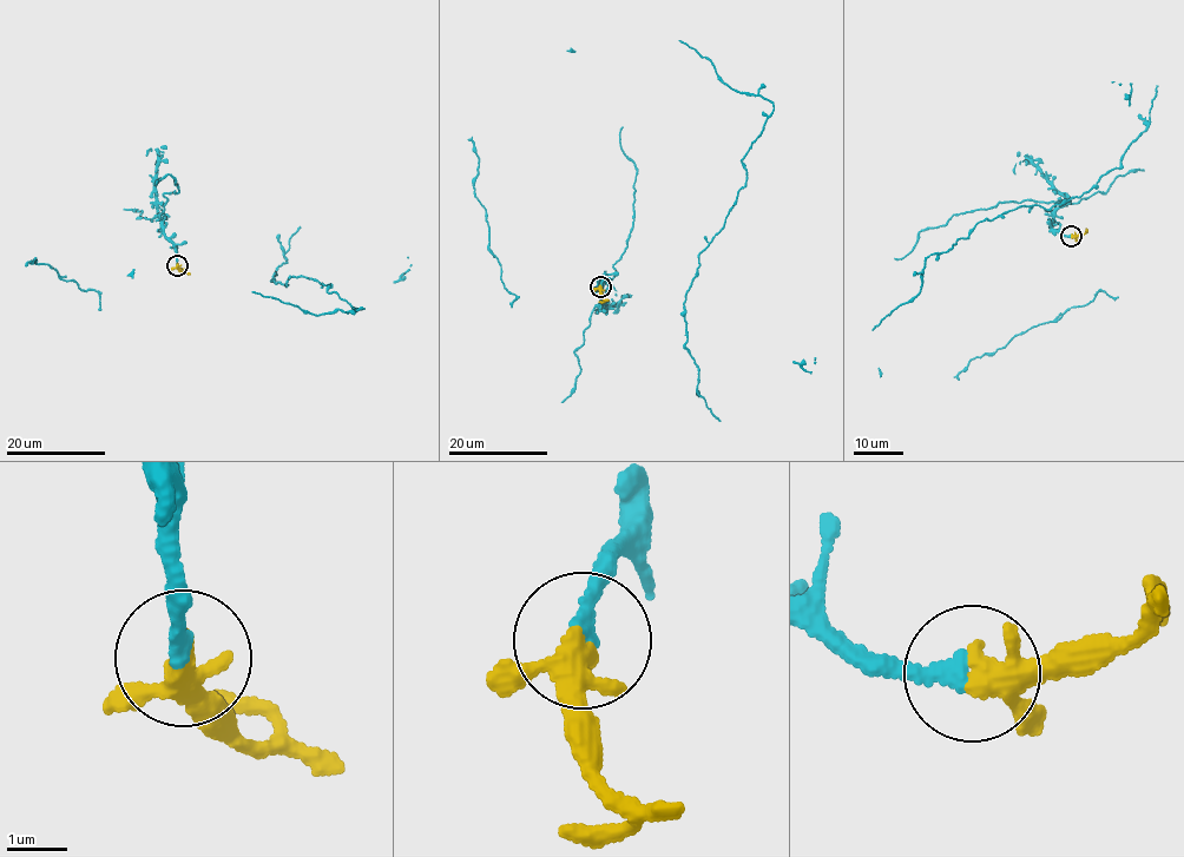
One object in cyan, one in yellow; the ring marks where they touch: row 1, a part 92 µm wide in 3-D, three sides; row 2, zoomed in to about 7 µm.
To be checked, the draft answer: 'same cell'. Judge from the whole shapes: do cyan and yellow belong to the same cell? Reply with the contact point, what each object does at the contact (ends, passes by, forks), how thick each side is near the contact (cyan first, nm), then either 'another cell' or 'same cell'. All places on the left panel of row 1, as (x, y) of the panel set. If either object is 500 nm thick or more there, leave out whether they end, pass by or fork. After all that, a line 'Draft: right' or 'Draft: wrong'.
place (177, 265); cyan ends; yellow passes by; calibres 280 and 360 nm; same cell
Draft: right

